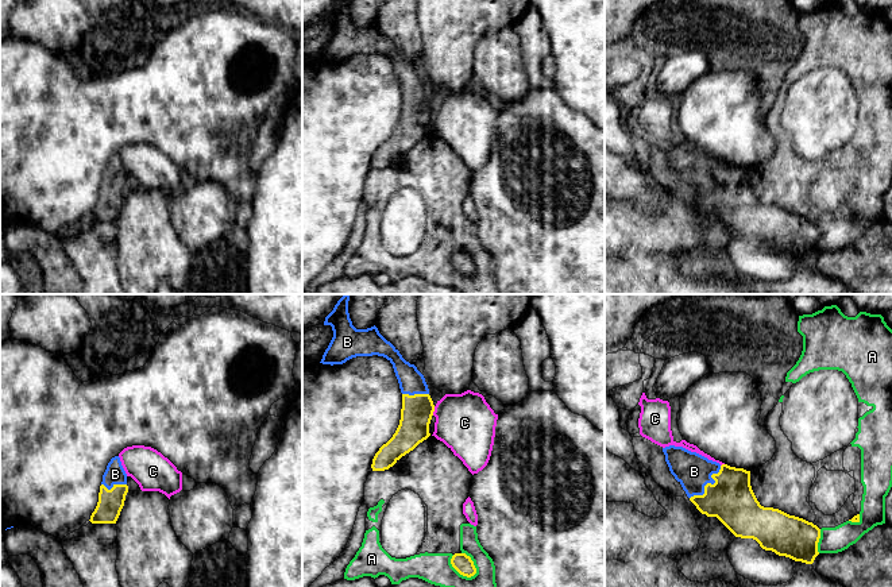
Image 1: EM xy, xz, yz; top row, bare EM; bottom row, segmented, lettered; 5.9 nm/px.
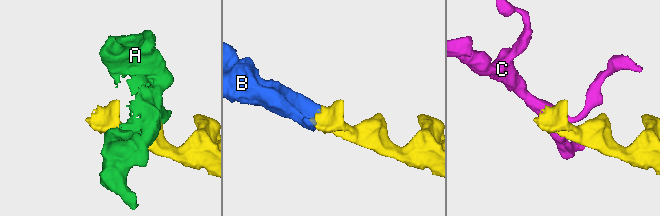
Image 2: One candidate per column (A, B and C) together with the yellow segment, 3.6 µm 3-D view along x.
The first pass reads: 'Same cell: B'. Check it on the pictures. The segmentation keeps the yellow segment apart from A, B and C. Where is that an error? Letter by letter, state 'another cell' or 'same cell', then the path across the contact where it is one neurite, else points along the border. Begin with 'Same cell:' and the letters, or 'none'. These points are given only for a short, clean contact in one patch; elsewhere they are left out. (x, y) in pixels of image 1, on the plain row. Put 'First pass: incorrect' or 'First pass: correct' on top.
First pass: correct
Same cell: B
A: another cell
B: same cell | across yz (730, 197), (709, 181), (694, 169)
C: another cell | along xz (435, 104), (432, 112)

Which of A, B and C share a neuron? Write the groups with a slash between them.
A / B / C

